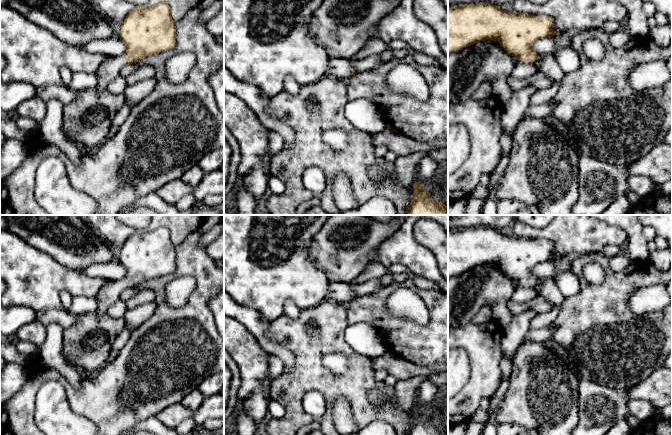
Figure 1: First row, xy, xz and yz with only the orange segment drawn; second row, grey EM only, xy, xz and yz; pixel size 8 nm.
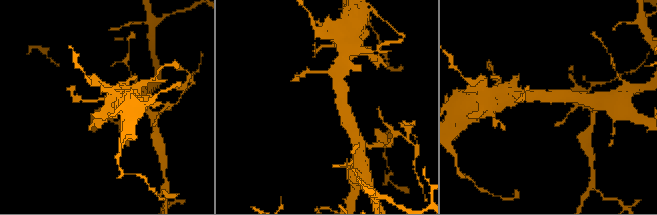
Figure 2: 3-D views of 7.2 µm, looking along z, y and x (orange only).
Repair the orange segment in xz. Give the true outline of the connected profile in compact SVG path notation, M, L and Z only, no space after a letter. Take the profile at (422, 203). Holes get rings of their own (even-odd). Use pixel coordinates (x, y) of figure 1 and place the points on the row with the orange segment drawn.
M415 181L413 189L407 215L448 215L448 208L442 202L434 201L431 193L422 188L422 182Z

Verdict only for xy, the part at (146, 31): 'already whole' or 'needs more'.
needs more

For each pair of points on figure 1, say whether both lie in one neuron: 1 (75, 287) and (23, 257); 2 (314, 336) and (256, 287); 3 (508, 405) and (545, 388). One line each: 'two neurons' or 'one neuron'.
1: one neuron
2: two neurons
3: one neuron

